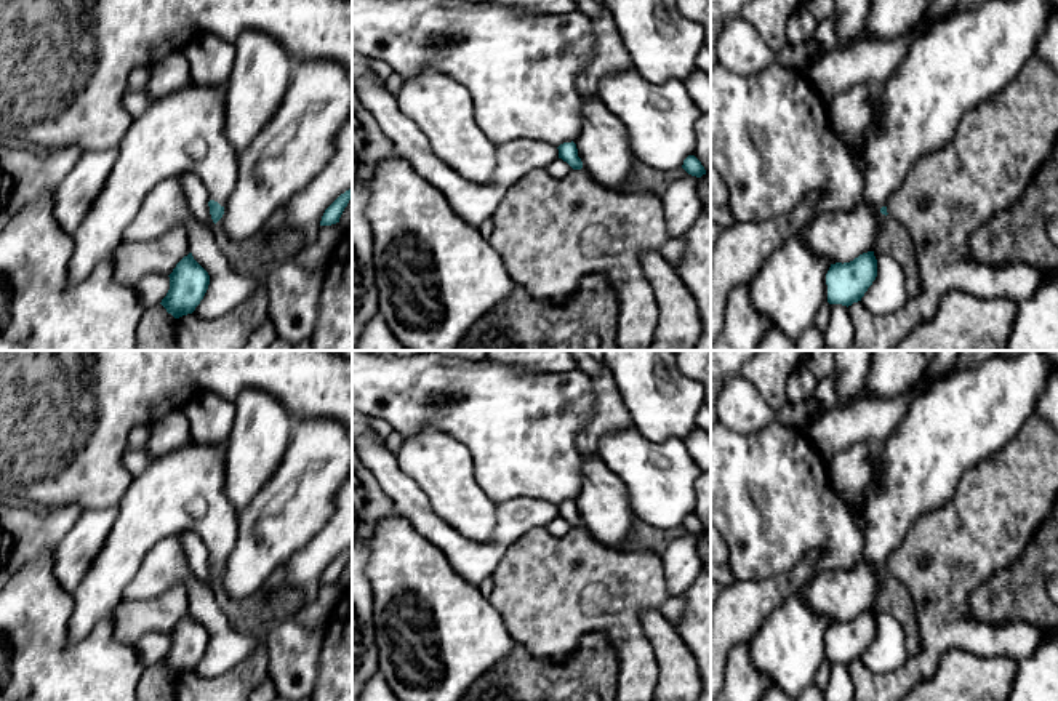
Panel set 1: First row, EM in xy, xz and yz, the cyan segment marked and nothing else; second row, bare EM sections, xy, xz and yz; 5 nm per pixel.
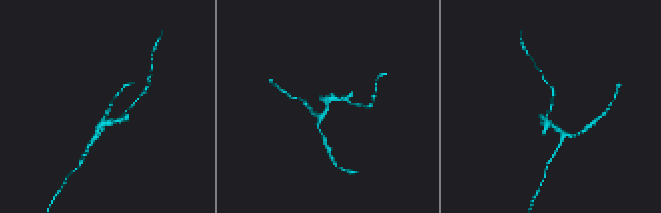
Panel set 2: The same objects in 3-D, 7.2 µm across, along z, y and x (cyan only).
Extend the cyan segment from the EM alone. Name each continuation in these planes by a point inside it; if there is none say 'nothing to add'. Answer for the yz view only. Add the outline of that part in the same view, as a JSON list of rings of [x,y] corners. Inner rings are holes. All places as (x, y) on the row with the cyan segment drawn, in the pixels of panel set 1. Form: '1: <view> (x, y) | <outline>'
1: yz (967, 58) | [[[988,0],[975,11],[951,13],[919,35],[898,70],[880,88],[877,130],[866,141],[863,198],[877,208],[885,206],[922,155],[949,144],[965,114],[992,99],[1020,75],[1056,13],[1050,0]]]

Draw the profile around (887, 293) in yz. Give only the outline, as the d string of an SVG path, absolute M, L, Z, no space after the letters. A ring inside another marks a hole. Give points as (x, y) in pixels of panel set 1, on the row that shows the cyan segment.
M879 254L876 259L877 277L860 302L871 314L887 315L900 310L906 304L909 294L900 264L885 254Z

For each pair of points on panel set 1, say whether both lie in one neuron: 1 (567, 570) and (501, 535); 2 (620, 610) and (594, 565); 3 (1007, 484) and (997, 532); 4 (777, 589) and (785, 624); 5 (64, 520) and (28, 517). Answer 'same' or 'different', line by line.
1: different
2: same
3: same
4: different
5: same

